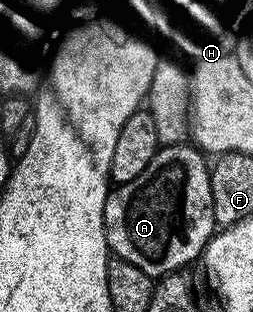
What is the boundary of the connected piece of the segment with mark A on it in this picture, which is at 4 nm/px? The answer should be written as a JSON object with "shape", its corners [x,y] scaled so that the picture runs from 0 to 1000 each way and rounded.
{"shape":[[[743,535],[605,545],[530,631],[427,651],[395,699],[403,798],[601,901],[723,872],[739,843],[779,840],[858,779],[826,603]]]}

